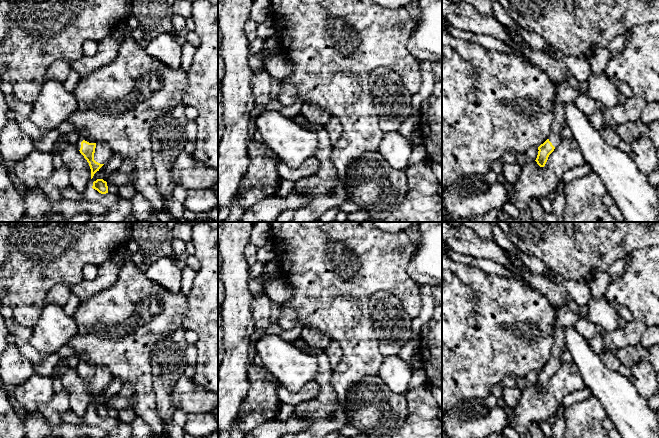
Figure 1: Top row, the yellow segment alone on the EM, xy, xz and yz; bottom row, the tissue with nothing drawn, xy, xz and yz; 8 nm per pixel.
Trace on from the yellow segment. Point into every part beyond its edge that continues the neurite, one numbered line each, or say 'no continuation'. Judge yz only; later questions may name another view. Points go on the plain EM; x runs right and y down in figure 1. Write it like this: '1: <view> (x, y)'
1: yz (566, 317)

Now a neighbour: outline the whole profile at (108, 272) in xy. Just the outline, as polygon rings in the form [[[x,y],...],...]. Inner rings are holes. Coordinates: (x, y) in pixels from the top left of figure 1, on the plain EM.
[[[128,250],[113,254],[99,267],[98,275],[94,280],[83,279],[80,283],[71,287],[71,293],[77,295],[80,301],[85,301],[113,286],[117,281],[121,266],[129,256]]]

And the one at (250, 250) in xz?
[[[249,243],[245,248],[244,248],[244,256],[246,258],[247,263],[251,266],[255,262],[257,262],[257,246]]]

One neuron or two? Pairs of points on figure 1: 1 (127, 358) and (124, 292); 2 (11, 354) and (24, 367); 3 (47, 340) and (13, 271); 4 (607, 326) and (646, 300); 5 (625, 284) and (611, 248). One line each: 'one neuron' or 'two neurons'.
1: one neuron
2: one neuron
3: two neurons
4: two neurons
5: two neurons

